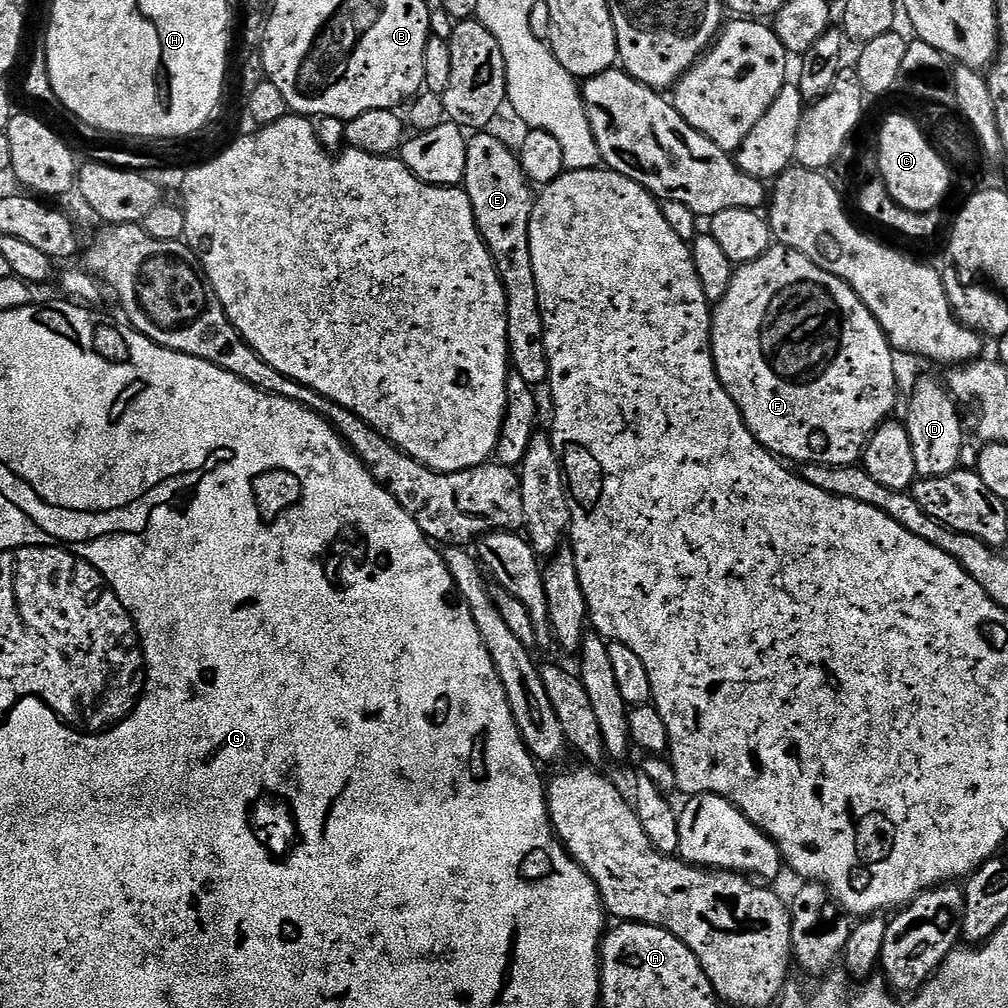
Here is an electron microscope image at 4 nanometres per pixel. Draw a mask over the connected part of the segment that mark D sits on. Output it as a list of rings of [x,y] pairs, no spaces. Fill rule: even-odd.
[[[932,380],[917,382],[916,389],[908,400],[908,418],[906,418],[917,477],[938,478],[960,468],[960,455],[962,446],[966,443],[966,436],[959,410],[961,411],[957,401],[943,383],[935,384]]]

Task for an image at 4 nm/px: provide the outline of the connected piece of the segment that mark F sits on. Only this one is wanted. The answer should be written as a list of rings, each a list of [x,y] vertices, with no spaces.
[[[773,246],[766,250],[766,254],[762,254],[762,258],[754,258],[754,262],[746,262],[733,271],[728,292],[715,305],[712,313],[712,357],[718,378],[726,394],[734,398],[734,406],[738,406],[745,426],[752,431],[761,446],[785,461],[800,460],[801,465],[829,464],[831,468],[855,465],[863,457],[868,440],[875,434],[876,428],[887,421],[896,408],[897,357],[882,326],[878,326],[874,314],[870,314],[868,307],[861,302],[858,294],[854,294],[849,284],[822,270],[817,264],[810,262],[806,254],[798,254],[798,250],[793,248]]]

